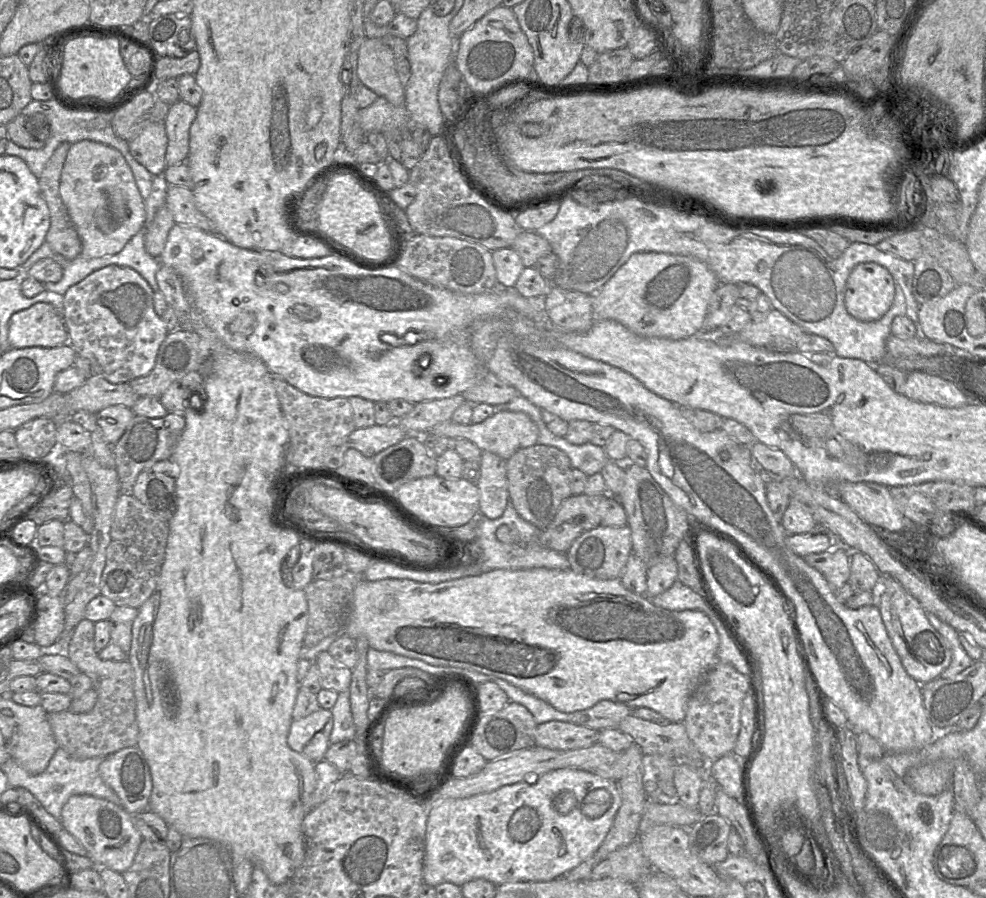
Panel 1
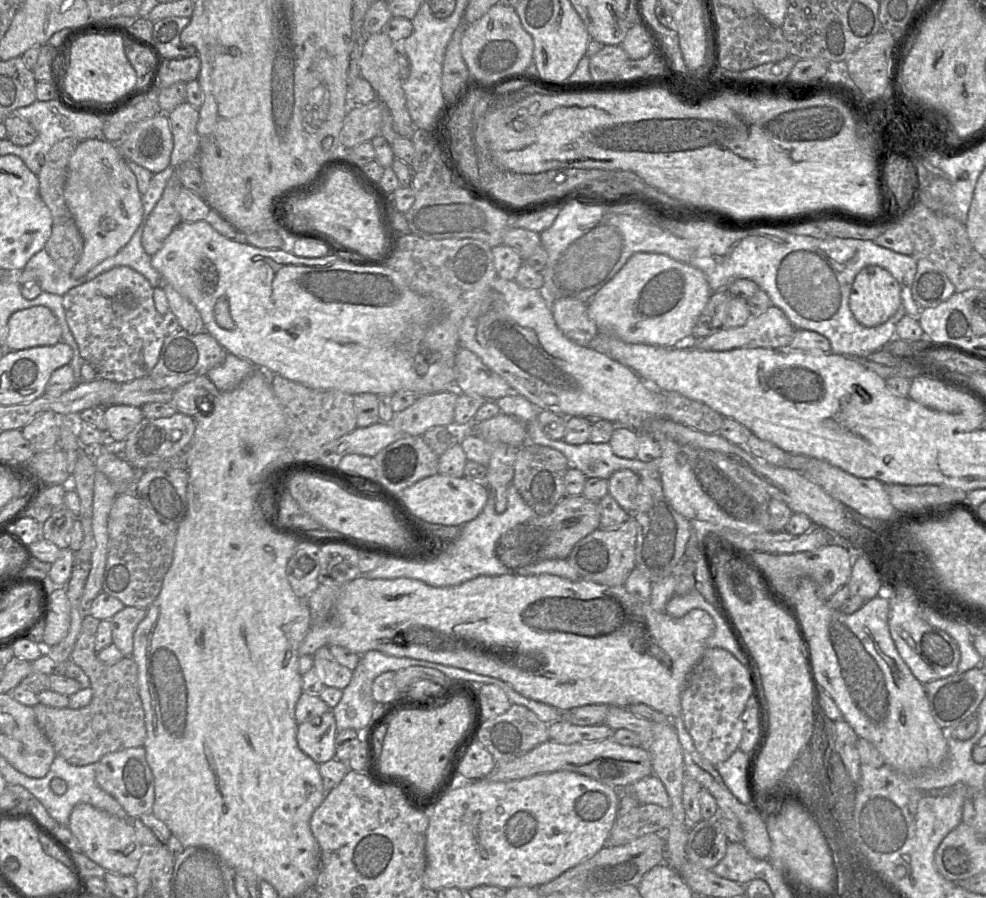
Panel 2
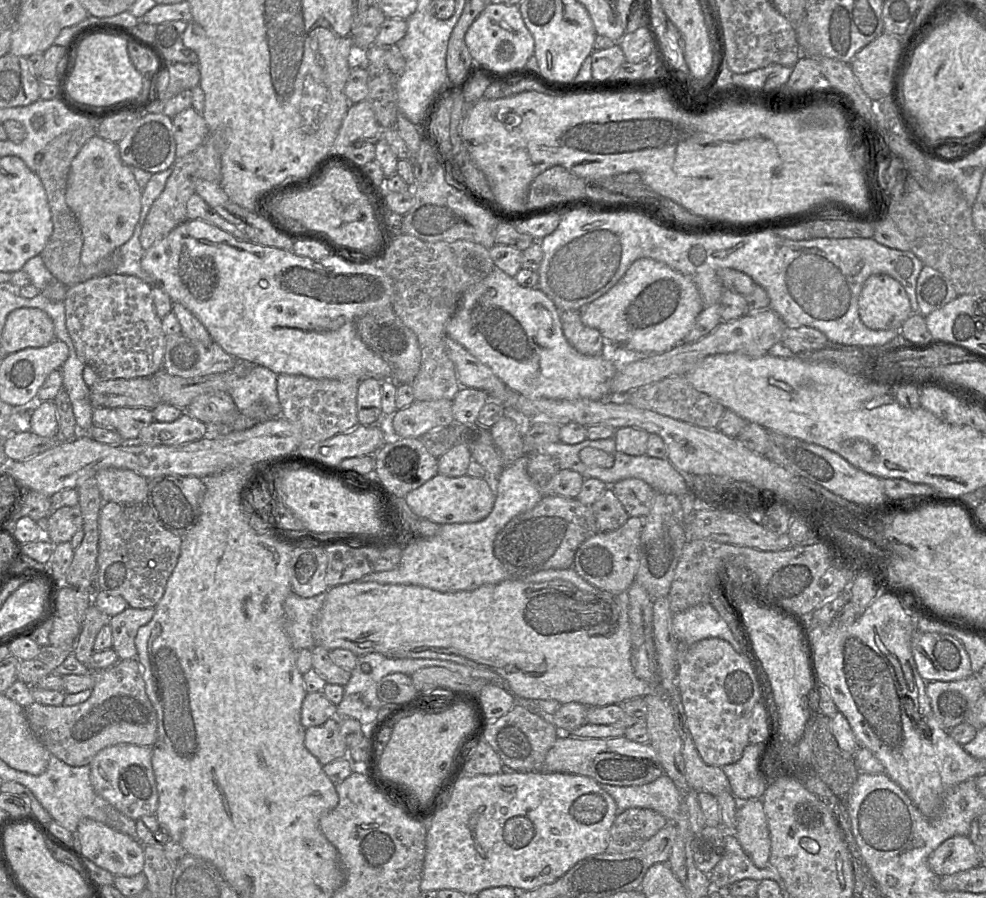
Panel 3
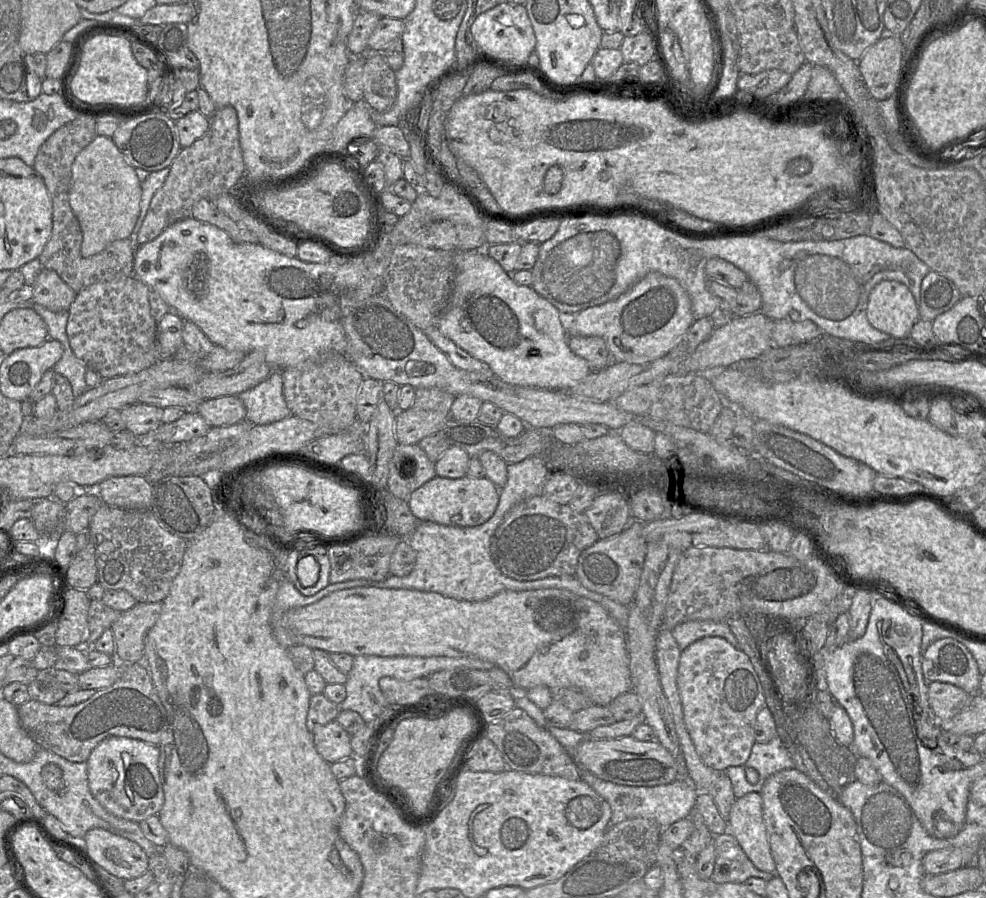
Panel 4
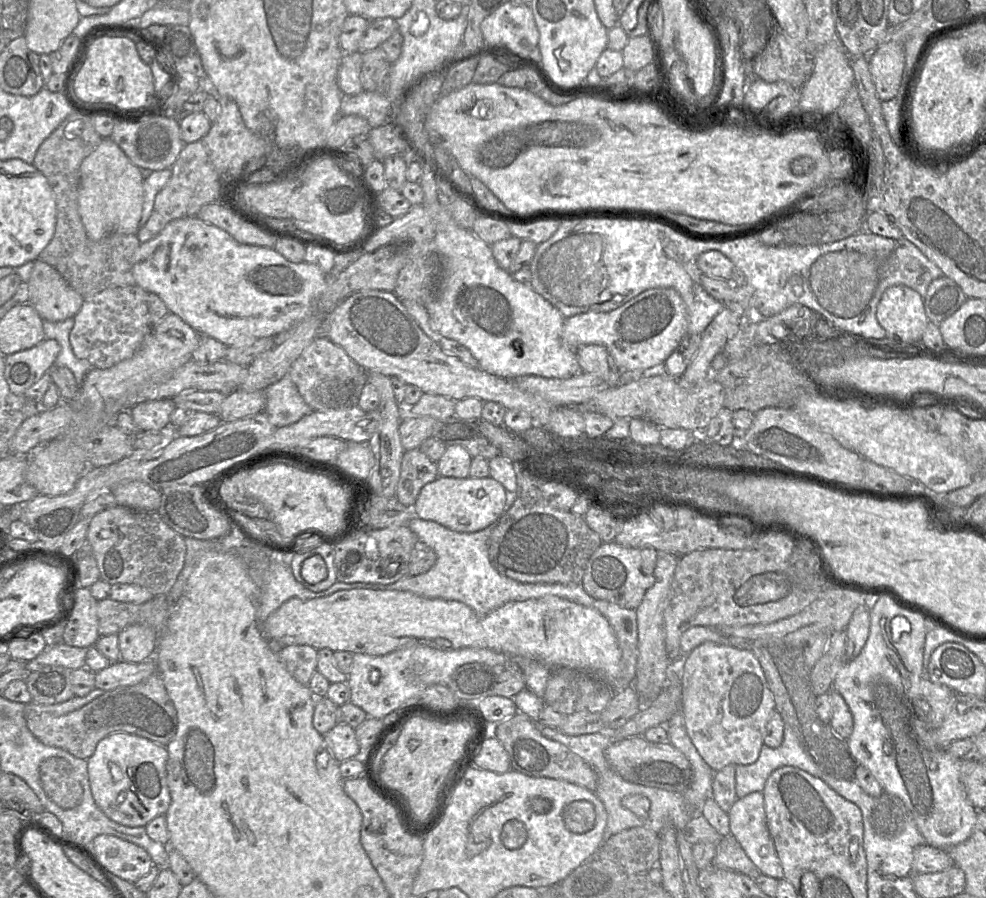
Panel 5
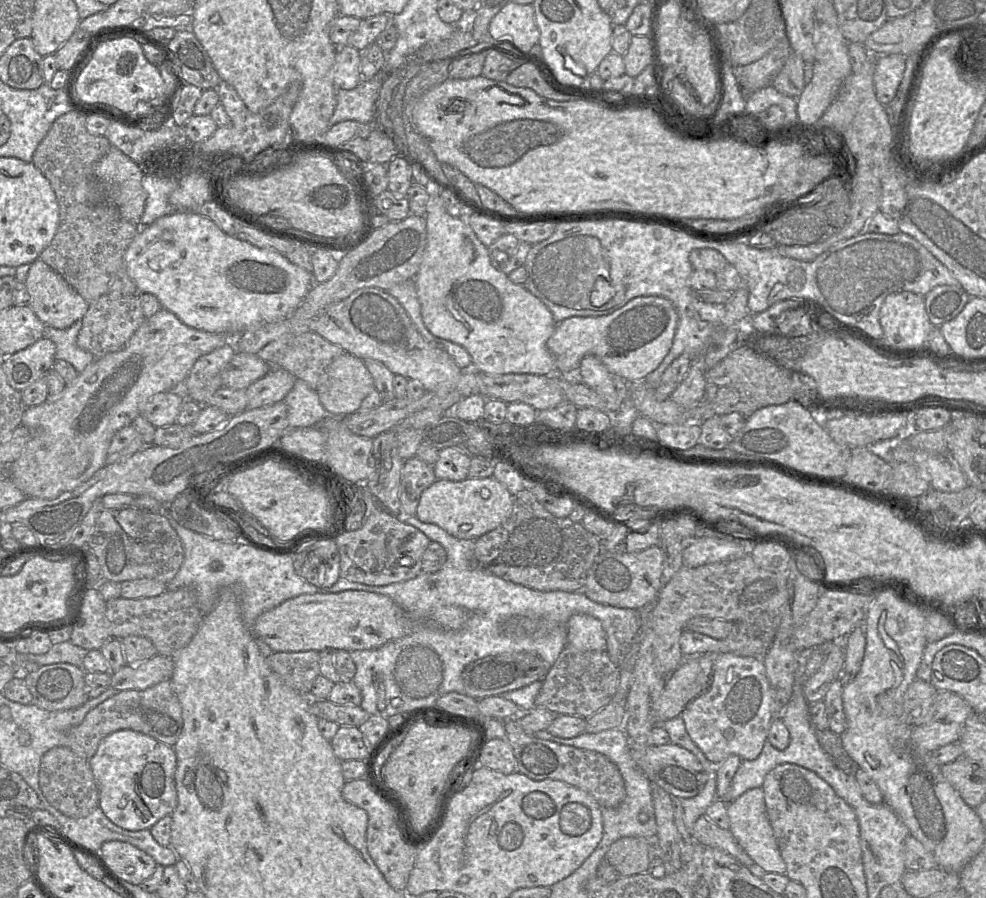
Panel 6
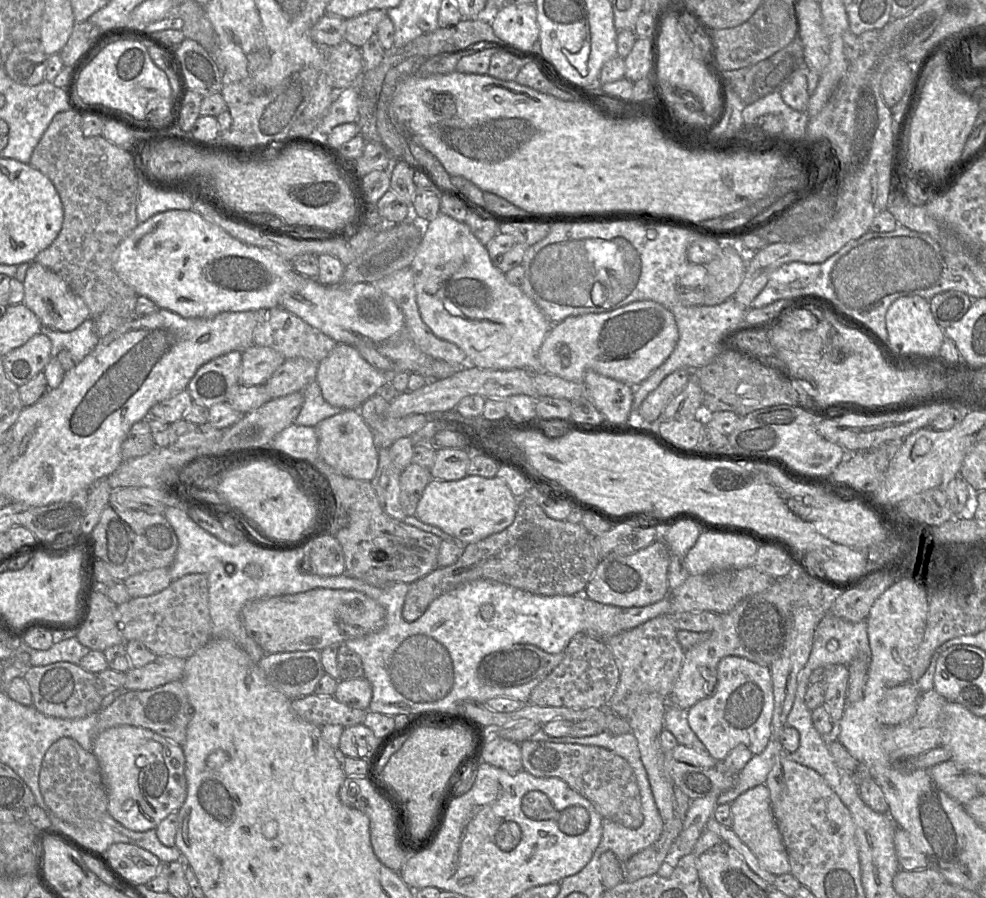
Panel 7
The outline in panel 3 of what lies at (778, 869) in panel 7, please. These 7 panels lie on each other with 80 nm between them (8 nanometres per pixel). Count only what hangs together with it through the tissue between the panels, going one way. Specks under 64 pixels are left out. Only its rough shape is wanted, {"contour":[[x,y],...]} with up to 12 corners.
{"contour":[[762,799],[739,802],[733,834],[757,868],[770,866]]}

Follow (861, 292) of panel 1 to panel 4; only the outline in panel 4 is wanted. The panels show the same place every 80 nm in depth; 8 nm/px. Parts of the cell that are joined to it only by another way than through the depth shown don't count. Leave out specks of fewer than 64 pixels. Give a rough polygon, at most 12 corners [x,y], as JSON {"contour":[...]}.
{"contour":[[893,280],[874,286],[866,316],[874,328],[909,337],[920,319],[909,288]]}

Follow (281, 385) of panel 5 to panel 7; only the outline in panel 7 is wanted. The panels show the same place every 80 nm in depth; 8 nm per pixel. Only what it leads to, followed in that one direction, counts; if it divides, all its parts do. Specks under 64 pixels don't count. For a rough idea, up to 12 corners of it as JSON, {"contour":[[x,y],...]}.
{"contour":[[316,381],[301,391],[304,402],[294,423],[315,427],[343,409],[330,405]]}

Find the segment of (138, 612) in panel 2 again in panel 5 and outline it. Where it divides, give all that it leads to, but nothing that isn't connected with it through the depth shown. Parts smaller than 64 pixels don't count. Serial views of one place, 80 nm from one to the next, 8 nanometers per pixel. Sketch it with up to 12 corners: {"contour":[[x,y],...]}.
{"contour":[[146,625],[117,634],[120,660],[153,658],[157,634]]}

